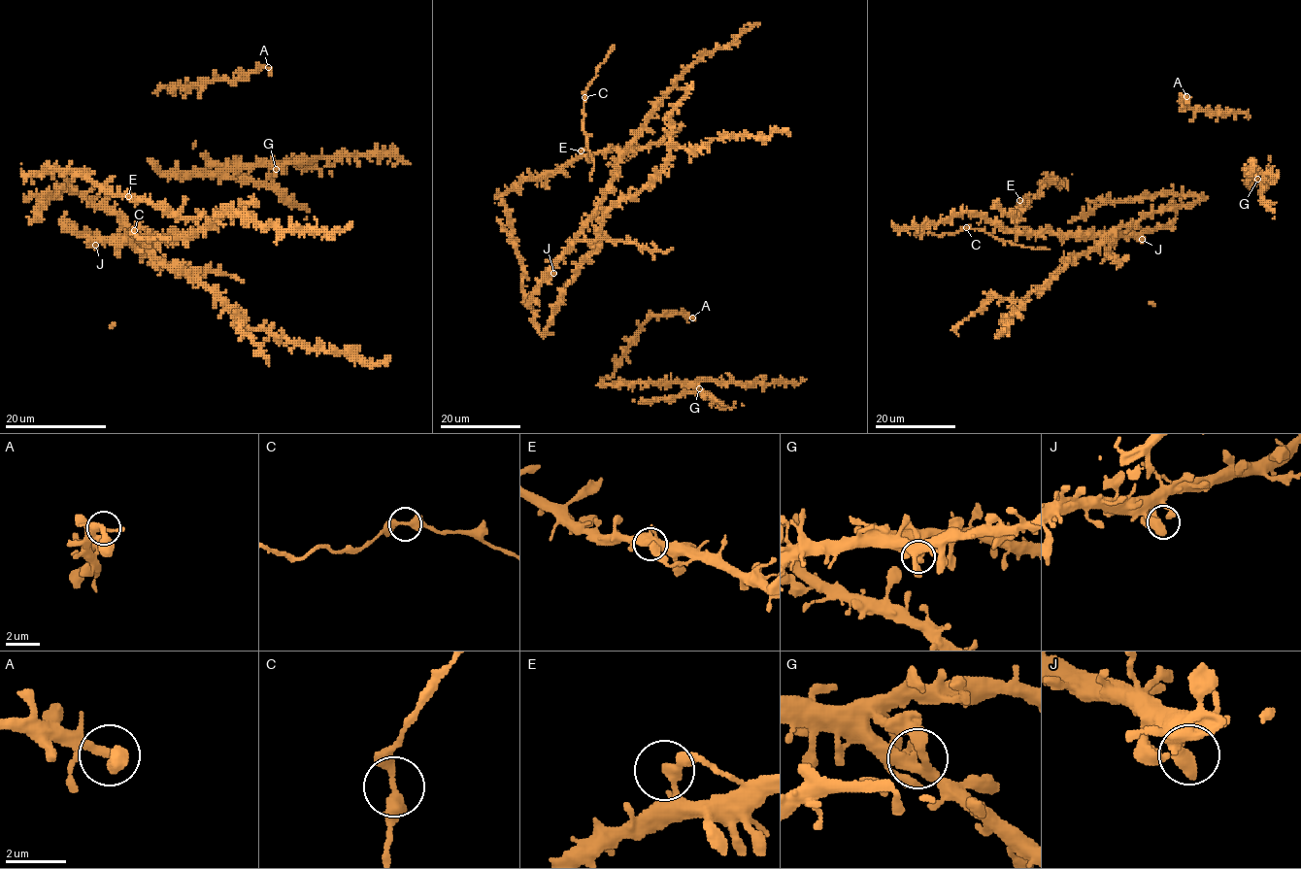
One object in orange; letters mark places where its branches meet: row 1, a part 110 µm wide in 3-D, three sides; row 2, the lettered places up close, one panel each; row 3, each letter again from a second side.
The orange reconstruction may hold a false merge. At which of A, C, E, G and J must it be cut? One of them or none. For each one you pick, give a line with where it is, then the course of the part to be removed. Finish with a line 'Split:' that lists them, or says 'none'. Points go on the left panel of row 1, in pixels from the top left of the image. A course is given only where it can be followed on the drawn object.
Split: none

